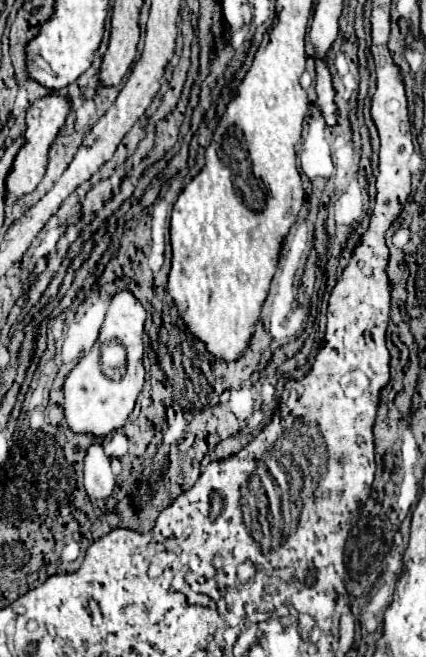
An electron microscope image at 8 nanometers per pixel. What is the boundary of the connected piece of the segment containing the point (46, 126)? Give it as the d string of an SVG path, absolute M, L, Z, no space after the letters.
M43 96L39 100L35 100L29 110L27 110L27 118L25 118L25 132L23 132L23 146L19 148L13 166L5 178L5 196L25 196L27 192L33 192L37 188L37 184L41 182L43 174L45 174L45 164L47 164L47 150L53 142L53 138L57 136L59 128L65 122L65 116L69 112L69 100L61 98L61 96Z

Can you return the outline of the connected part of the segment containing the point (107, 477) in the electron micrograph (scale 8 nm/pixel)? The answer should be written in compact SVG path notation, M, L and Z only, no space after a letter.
M93 442L85 456L85 490L89 498L107 498L115 486L115 474L111 472L109 458L99 442Z

